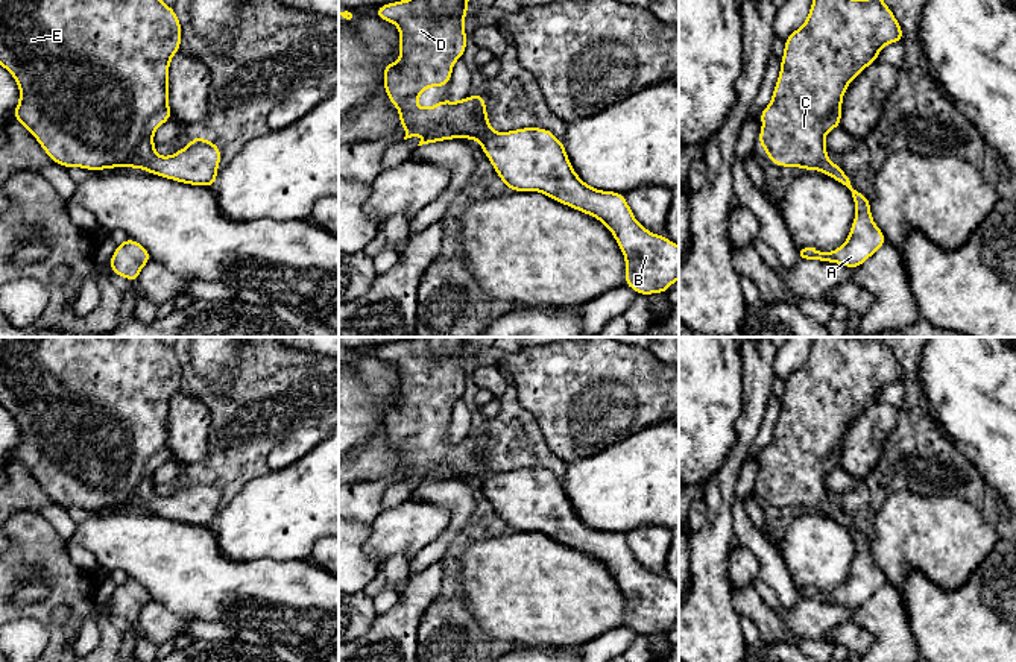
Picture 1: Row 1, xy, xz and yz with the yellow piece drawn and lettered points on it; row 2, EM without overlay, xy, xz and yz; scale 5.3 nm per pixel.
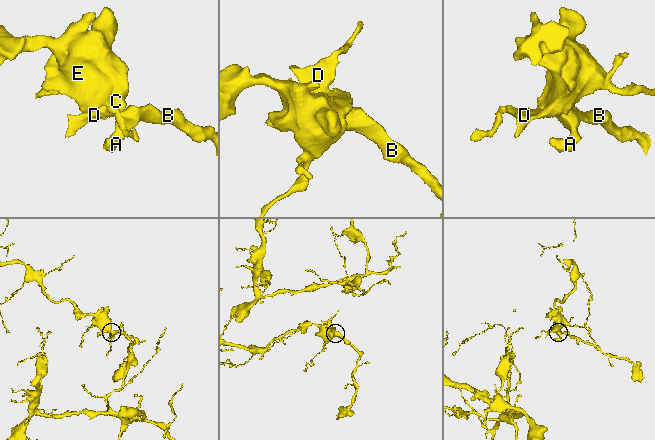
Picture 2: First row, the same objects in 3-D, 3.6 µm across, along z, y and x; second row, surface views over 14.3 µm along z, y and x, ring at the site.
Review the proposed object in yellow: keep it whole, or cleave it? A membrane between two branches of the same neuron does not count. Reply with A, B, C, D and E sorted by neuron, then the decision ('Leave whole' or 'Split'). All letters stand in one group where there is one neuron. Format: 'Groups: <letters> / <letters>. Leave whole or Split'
Groups: A B C D E. Leave whole

